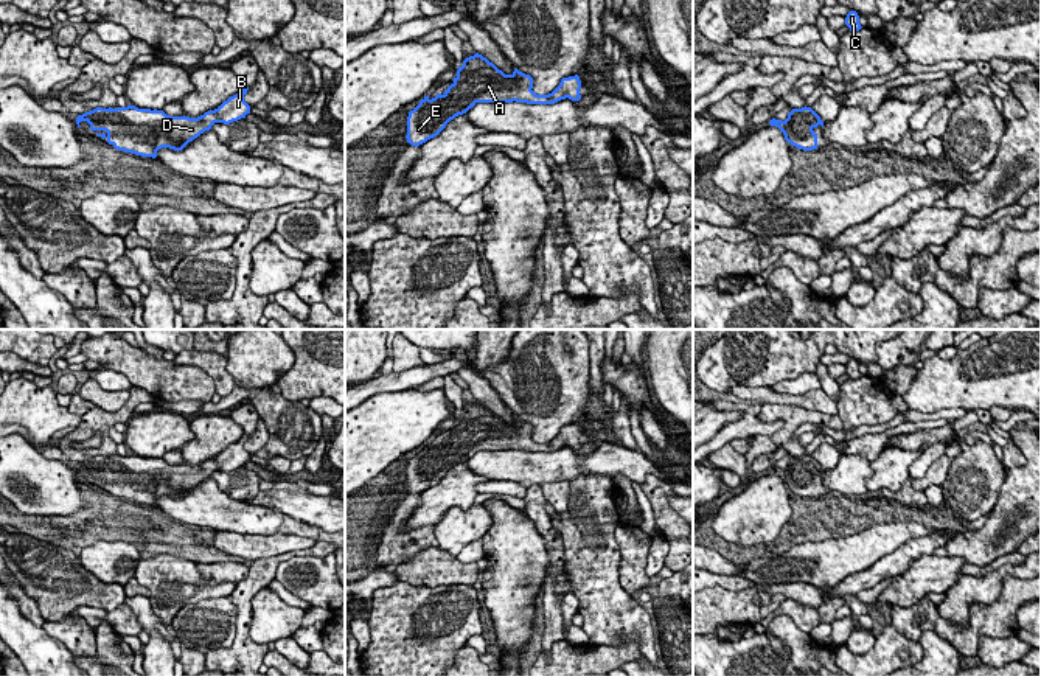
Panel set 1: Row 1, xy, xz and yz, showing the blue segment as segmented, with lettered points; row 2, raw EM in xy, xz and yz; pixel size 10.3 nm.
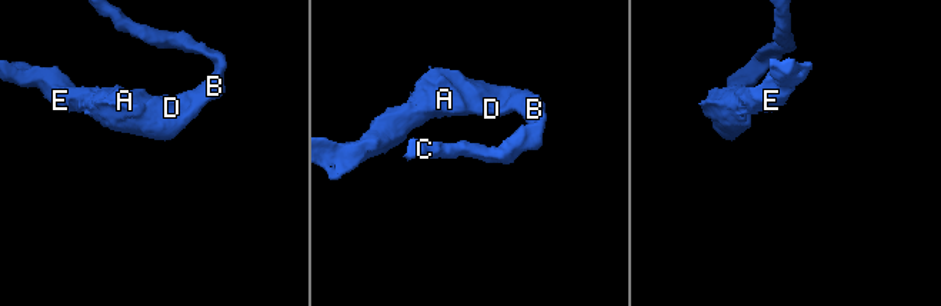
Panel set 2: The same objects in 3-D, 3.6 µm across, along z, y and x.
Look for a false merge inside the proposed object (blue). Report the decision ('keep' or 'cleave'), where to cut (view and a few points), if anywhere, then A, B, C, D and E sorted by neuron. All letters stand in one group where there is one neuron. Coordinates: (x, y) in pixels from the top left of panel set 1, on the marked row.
keep | no cut | A B C D E

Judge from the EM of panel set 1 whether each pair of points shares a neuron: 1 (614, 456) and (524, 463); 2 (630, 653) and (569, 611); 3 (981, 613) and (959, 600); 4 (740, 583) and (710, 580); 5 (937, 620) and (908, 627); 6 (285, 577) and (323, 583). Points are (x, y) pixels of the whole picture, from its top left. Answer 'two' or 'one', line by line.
1: one
2: two
3: two
4: one
5: one
6: one

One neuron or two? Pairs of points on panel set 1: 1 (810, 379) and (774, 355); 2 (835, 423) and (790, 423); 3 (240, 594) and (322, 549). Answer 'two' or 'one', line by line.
1: two
2: one
3: one

